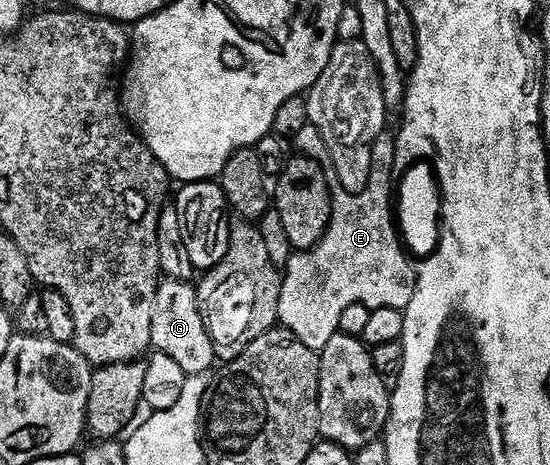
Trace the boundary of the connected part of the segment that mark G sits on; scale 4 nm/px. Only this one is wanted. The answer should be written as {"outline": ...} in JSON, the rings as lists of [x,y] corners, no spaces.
{"outline":[[[165,278],[157,285],[157,297],[151,318],[151,338],[152,347],[167,354],[167,358],[174,360],[178,366],[183,366],[186,377],[205,376],[208,368],[217,360],[211,334],[207,334],[207,326],[199,310],[197,289],[184,280]]]}

